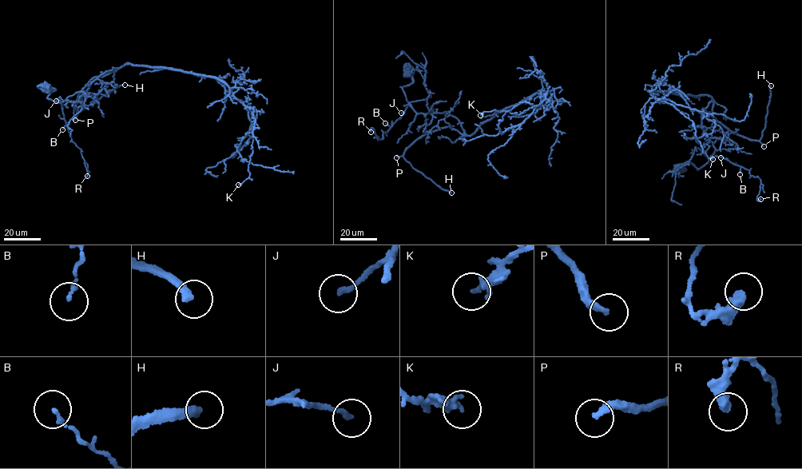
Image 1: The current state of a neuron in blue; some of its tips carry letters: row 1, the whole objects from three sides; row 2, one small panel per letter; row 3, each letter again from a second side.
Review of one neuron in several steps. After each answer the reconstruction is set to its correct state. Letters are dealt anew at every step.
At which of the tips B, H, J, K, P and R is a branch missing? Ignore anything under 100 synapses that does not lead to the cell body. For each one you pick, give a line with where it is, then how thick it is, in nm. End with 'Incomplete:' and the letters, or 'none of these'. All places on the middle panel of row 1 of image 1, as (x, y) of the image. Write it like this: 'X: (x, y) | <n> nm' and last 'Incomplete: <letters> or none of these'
H: (451, 192) | 320 nm
P: (396, 157) | 280 nm
Incomplete: H, P

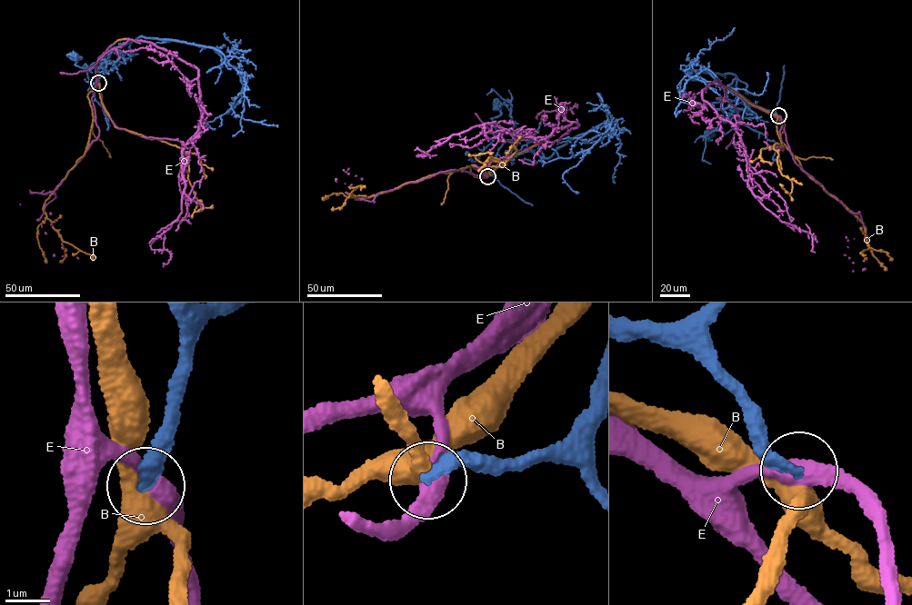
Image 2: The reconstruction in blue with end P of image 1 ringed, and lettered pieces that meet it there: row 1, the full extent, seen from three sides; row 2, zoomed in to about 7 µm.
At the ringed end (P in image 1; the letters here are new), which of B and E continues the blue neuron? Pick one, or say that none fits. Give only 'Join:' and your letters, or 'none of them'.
Join: none of them

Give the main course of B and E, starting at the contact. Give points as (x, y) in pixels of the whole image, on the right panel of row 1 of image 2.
B: (778, 115), (785, 125), (779, 140), (799, 162), (801, 168), (864, 224), (868, 248), (860, 253), (866, 254)
E: (777, 115), (716, 80), (702, 91), (717, 115), (736, 127), (752, 193), (783, 222), (809, 233), (815, 252)

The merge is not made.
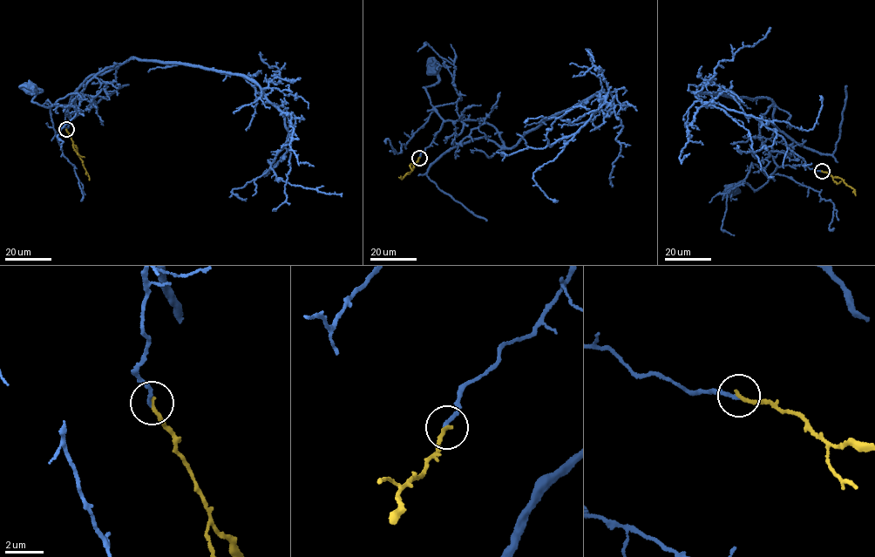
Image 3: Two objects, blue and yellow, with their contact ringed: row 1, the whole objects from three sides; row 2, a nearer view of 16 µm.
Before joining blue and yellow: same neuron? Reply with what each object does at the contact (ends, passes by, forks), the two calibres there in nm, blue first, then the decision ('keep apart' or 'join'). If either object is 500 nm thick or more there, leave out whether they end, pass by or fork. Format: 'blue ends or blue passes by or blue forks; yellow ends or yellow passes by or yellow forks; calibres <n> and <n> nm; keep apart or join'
blue ends; yellow ends; calibres 180 and 200 nm; join

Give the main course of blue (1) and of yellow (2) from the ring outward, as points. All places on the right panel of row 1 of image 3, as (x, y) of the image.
1: (823, 172), (806, 166), (778, 166), (767, 181), (756, 190), (742, 182), (732, 190)
2: (822, 171), (841, 179), (855, 190), (855, 195)

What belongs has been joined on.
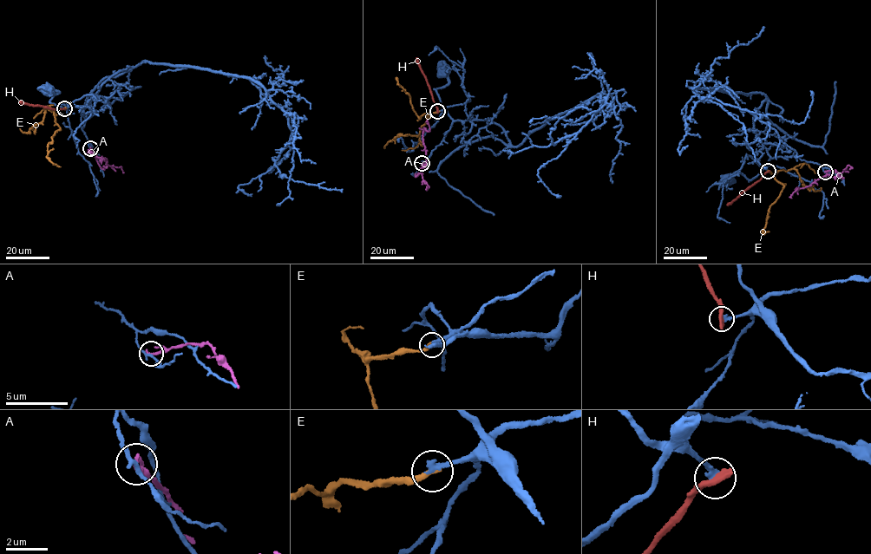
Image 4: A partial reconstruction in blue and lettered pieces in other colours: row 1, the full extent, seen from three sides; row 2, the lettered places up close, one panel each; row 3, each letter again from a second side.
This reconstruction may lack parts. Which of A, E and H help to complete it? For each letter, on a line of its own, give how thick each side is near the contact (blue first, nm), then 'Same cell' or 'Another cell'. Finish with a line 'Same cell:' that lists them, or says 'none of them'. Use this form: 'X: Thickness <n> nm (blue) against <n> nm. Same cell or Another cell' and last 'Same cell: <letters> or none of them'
A: Thickness 180 nm (blue) against 190 nm. Another cell
E: Thickness 280 nm (blue) against 340 nm. Same cell
H: Thickness 260 nm (blue) against 480 nm. Another cell
Same cell: E

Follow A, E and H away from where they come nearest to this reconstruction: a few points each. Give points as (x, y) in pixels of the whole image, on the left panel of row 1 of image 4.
A: (90, 148), (96, 155), (97, 163), (104, 168), (106, 159), (96, 158), (88, 151), (103, 159), (100, 161)
E: (65, 107), (54, 110), (55, 121), (60, 128), (51, 137), (52, 141), (47, 148), (48, 159), (60, 166)
H: (64, 108), (57, 110), (19, 102)

